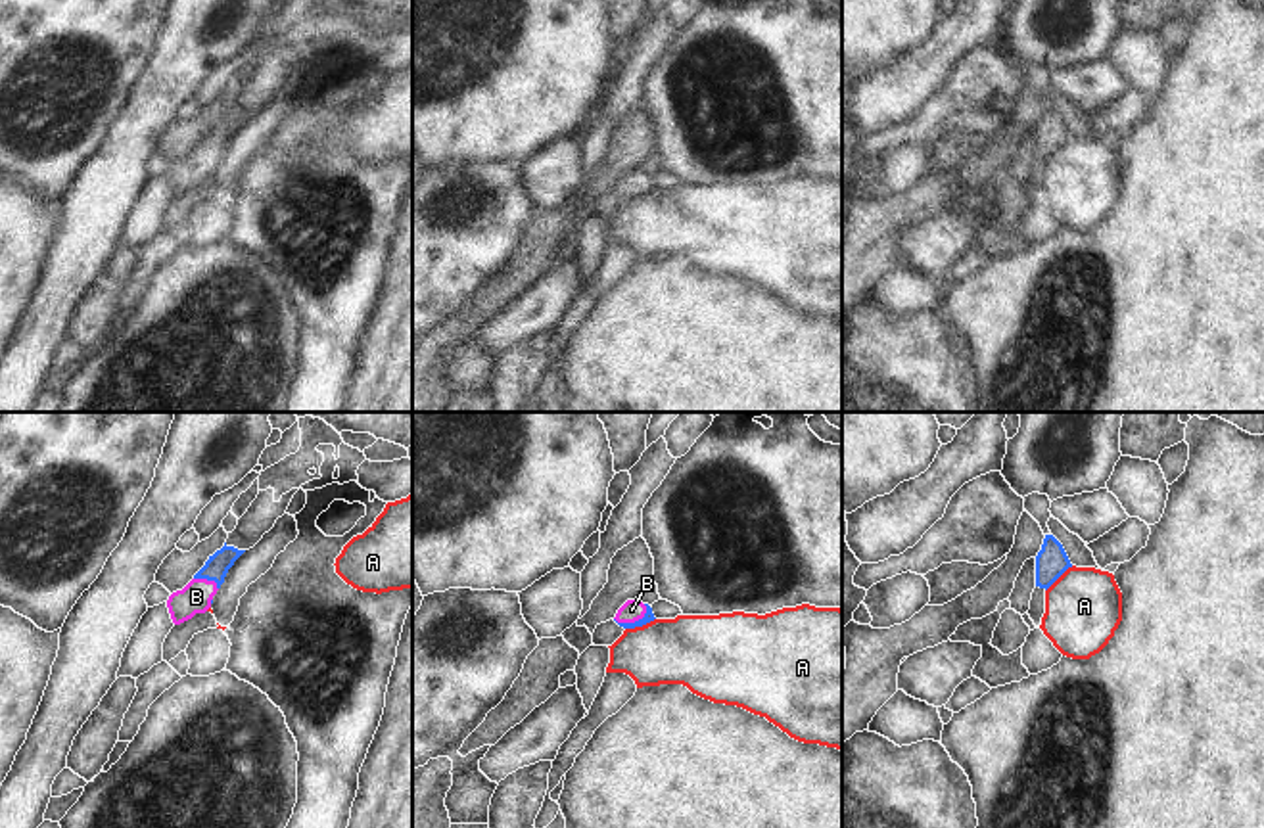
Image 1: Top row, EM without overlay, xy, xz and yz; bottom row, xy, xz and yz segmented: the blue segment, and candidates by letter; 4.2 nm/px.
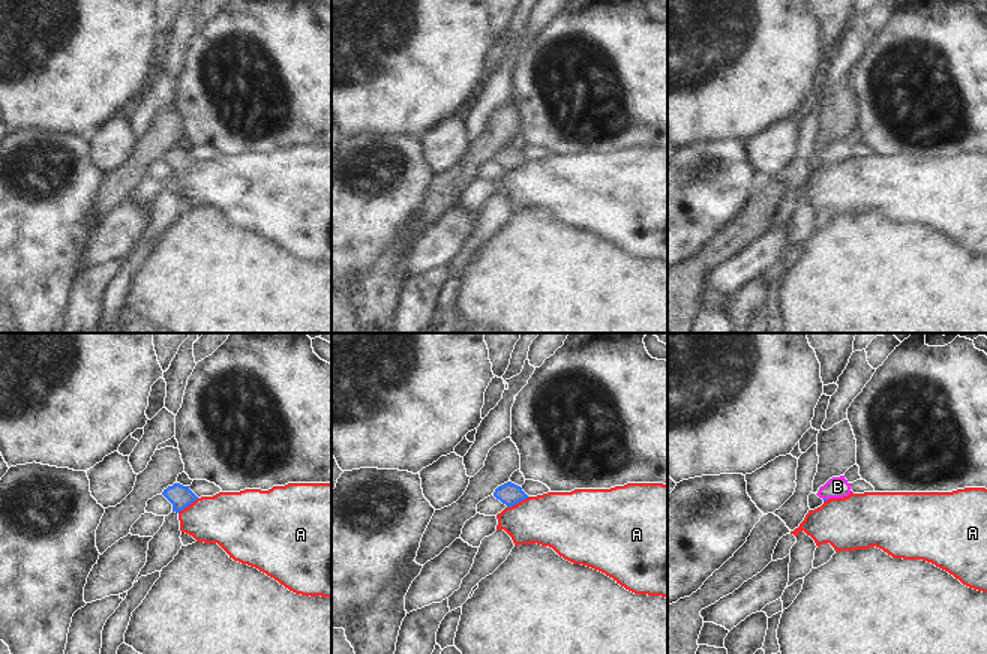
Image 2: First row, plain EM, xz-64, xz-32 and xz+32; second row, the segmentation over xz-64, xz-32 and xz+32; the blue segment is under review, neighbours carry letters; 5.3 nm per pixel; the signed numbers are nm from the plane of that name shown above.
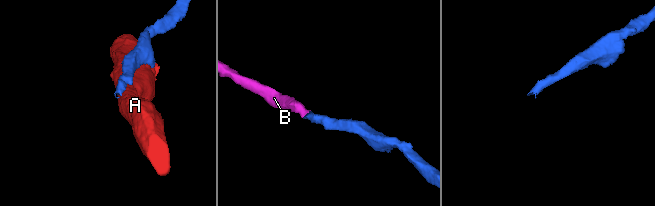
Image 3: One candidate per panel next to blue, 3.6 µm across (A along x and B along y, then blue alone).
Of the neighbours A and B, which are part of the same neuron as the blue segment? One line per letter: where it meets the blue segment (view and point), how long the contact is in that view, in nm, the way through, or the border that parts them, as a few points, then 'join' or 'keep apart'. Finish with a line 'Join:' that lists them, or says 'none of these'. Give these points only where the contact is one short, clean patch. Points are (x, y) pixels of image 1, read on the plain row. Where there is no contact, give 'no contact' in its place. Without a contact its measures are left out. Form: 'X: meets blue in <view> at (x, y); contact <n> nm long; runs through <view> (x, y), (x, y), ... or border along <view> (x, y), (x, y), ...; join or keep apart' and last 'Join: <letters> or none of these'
A: meets blue in xz at (639, 196); contact 140 nm long; keep apart
B: meets blue in xz at (635, 192); contact 160 nm long; runs through xz (649, 186), (635, 192), (632, 181); join
Join: B

